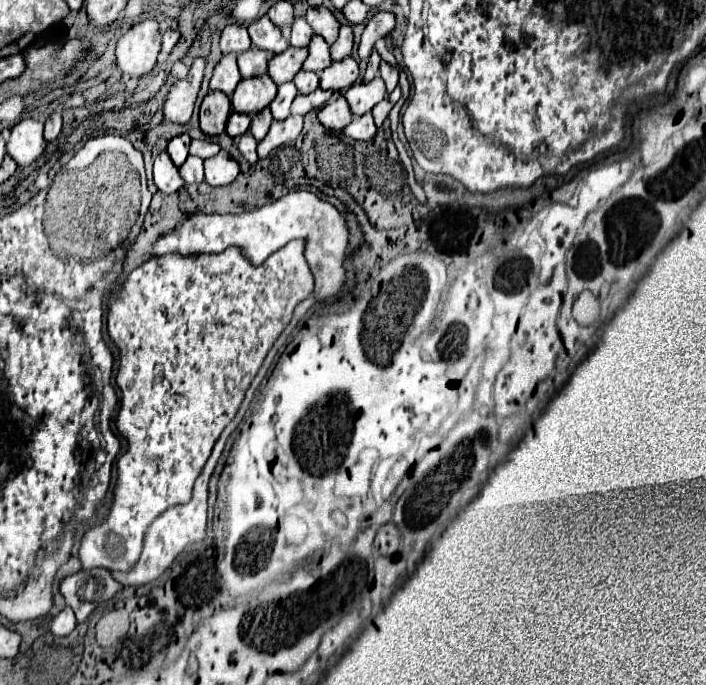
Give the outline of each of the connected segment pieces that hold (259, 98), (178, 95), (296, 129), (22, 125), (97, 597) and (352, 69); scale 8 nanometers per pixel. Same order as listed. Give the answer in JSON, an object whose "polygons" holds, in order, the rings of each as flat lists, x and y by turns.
{"polygons":[[[255,76,255,78,245,78,237,84,235,92,231,94,231,108,235,112,243,114,255,114,259,108,265,108,271,104,275,98,277,86,271,80,271,76]],[[195,58,191,68,189,68,189,76,183,80,177,80,171,90,169,90,169,98,165,100,163,112,165,118,171,122,179,122,179,124,187,124,191,114,193,114,193,104,201,86,201,78,203,78,203,68,205,68,205,60,203,58]],[[287,116,281,122,273,122,267,136,257,146,259,158,265,158,271,150,279,148,281,144,295,140,299,136,301,128,303,128,303,116]],[[23,118,11,128,11,138,7,140,7,154,19,164,29,166,37,160,45,150,43,138,43,122]],[[79,570,77,574,65,576,59,584,67,606,73,608,77,622,83,622,97,604,115,596,121,584,111,580,109,570]],[[347,56,339,62,333,62,329,68,325,68,321,72,321,80,319,80,319,88,323,90,347,90,359,76,359,66,357,62]]]}

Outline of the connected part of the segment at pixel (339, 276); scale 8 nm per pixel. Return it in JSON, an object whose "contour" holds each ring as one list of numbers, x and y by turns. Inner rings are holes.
{"contour":[[289,192,287,196,265,204,261,208,255,208,251,212,243,214,193,214,183,222,183,226,159,236,155,242,151,256,163,256,163,254,181,254,181,256,197,256,197,254,219,254,229,246,241,248,241,254,245,260,251,260,255,266,261,265,269,252,275,252,283,248,289,240,301,238,305,242,305,260,309,264,309,270,315,278,315,288,307,300,297,304,293,312,293,324,301,320,301,316,315,304,315,300,327,300,335,296,345,280,345,258,347,258,347,228,343,214,331,206,329,202,317,198,311,192]]}

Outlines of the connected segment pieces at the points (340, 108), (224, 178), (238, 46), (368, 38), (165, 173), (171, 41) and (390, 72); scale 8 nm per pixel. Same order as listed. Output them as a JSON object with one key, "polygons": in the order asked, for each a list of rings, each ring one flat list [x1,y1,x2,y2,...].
{"polygons":[[[339,96,335,102,331,102,325,108,321,108,317,112,317,118,327,130,343,130,351,122,353,116,351,116,343,96]],[[225,150,205,160,205,182,211,186,227,186,237,178,237,174,239,164]],[[227,24,221,32,221,52,245,52,251,48,251,38,245,26]],[[379,10,373,14,373,18,367,22,363,34,361,34,361,42,359,42,359,58,361,60,367,60,367,56,371,54,373,50,373,44,375,40,387,36,395,26,395,16,391,12,385,12,385,10]],[[161,152,153,164,153,182,163,194,177,192,183,186,183,178,179,176,177,166,171,162,167,152]],[[167,30,167,32,163,32,163,48,161,48,161,52,167,56,171,50,173,50,173,46,177,44,177,40,179,40,179,30]],[[381,62,381,66,379,66,379,74,381,74,381,78,383,78,385,84,387,84,387,92,393,92,393,88,397,86,397,78,399,78,397,68,389,66,387,62]]]}

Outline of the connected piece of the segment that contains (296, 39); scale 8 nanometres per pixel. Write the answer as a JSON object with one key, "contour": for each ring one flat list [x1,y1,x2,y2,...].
{"contour":[[305,16,295,18,293,30,291,30,291,46,295,46,295,48,307,46,309,40,311,40,311,36,313,36,313,30,311,30,311,26,307,24]]}

